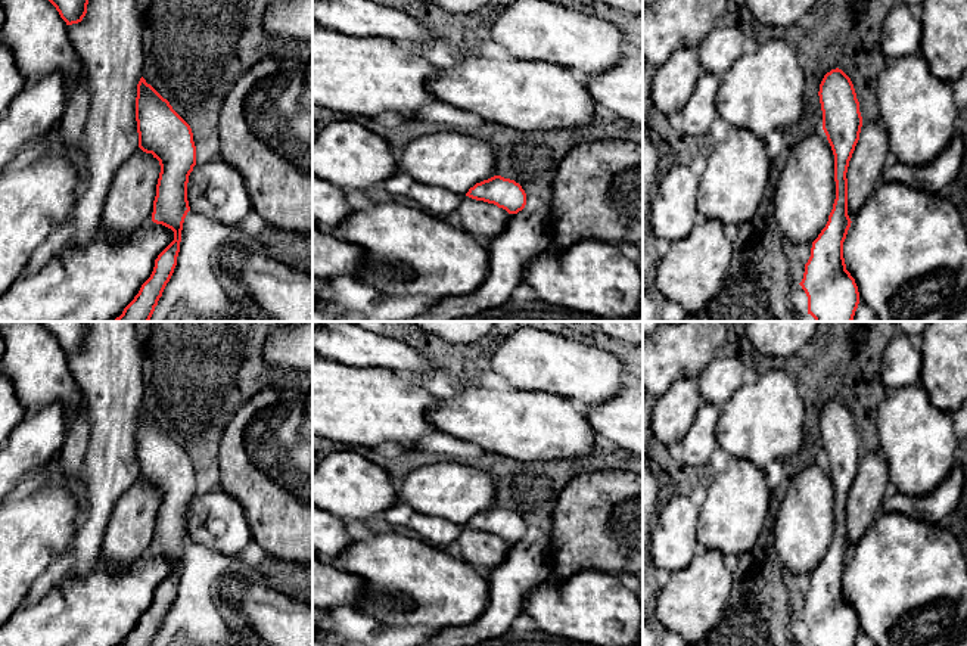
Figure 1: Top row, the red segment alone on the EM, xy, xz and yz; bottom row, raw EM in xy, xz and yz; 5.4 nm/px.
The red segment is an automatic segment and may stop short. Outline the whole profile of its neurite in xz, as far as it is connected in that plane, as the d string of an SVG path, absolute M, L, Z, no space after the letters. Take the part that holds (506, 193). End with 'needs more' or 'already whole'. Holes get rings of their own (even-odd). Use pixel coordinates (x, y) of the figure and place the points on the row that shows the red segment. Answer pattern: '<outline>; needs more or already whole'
M436 131L397 150L397 168L414 181L494 204L509 214L526 205L519 183L495 174L492 146L475 131Z; needs more

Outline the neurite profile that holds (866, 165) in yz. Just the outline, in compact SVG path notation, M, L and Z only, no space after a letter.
M882 119L862 122L859 140L849 161L848 215L851 221L877 190L877 181L887 159L887 131Z

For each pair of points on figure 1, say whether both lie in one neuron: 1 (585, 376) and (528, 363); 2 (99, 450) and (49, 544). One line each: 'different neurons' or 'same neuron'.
1: same neuron
2: different neurons

